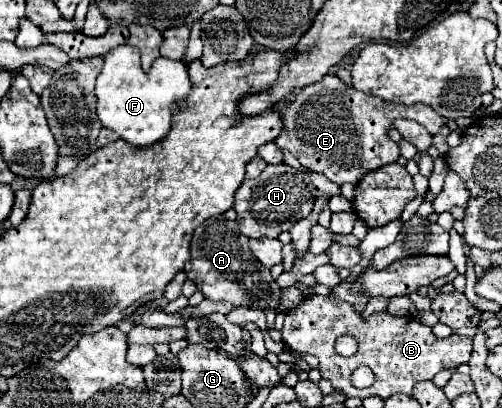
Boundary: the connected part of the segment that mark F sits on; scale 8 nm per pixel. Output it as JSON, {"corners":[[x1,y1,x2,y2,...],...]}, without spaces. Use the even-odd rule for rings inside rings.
{"corners":[[122,44,104,54,104,68,96,78,96,112,102,126,116,132,128,144,152,146,168,136,172,112,184,104,190,92,192,84,184,62,160,56,150,72,142,72,138,50,130,44]]}

